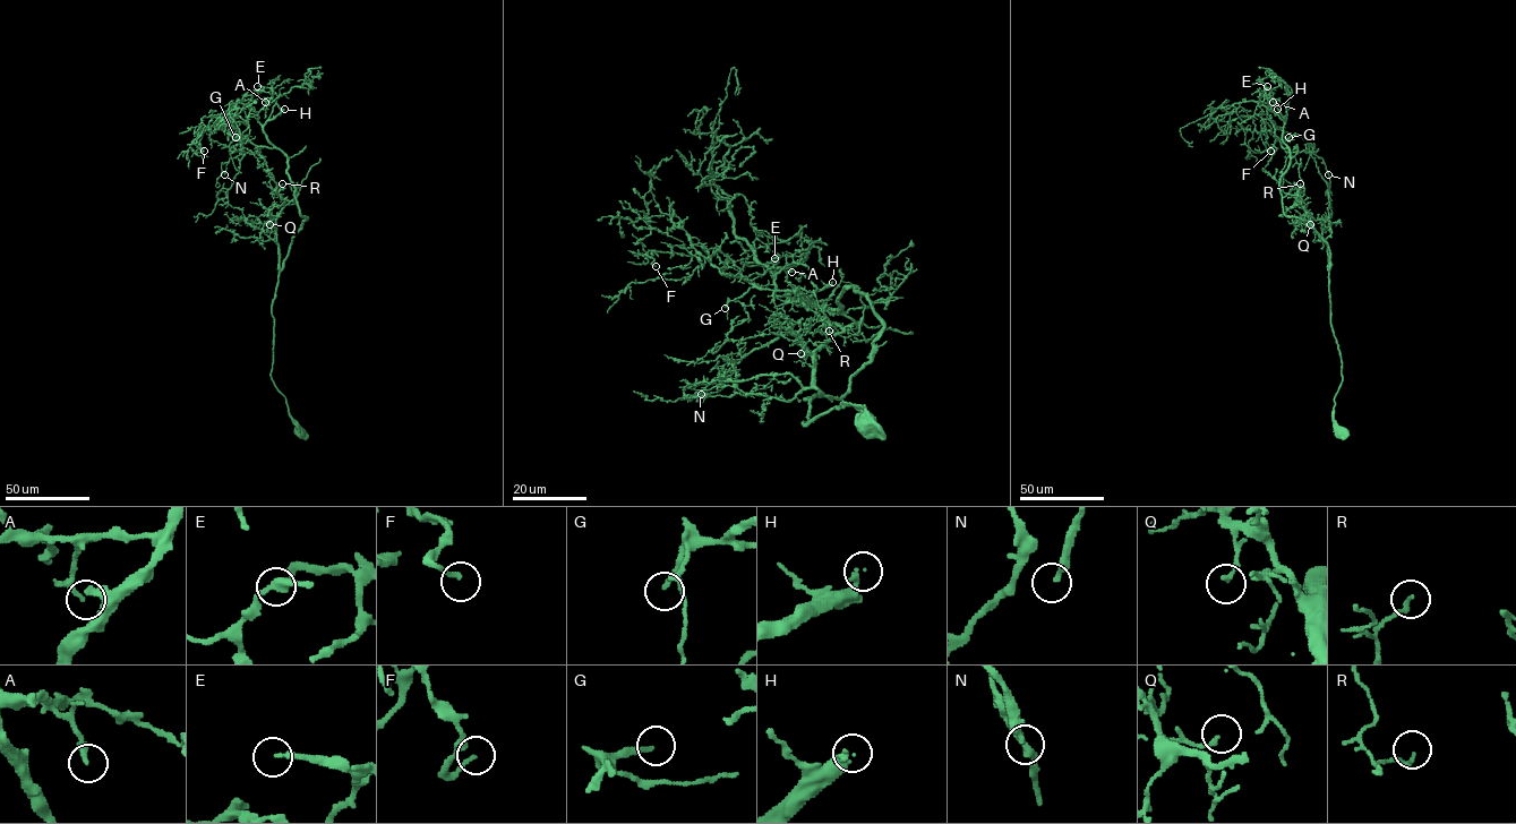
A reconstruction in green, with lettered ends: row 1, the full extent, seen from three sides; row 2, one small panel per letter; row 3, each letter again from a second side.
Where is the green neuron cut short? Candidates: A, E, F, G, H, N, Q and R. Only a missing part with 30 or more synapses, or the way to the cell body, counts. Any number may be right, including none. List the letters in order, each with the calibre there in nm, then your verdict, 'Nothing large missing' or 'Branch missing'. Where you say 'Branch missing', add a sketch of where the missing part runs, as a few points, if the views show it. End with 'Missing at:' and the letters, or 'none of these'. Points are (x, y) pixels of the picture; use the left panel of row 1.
A: Thickness 130 nm. Nothing large missing
E: Thickness 190 nm. Branch missing. Course of what is missing: (257, 86), (242, 93), (245, 104), (255, 114)
F: Thickness 160 nm. Nothing large missing
G: Thickness 180 nm. Branch missing. Course of what is missing: (236, 137), (214, 129), (196, 129), (197, 134)
H: Thickness 110 nm. Branch missing. Course of what is missing: (284, 109), (310, 87), (306, 75), (316, 73), (317, 76)
N: Thickness 220 nm. Branch missing. Course of what is missing: (224, 174), (206, 200)
Q: Thickness 170 nm. Nothing large missing
R: Thickness 140 nm. Nothing large missing
Missing at: E, G, H, N

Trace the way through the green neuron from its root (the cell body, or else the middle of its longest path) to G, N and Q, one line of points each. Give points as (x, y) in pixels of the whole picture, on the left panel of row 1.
G: (300, 432), (271, 375), (272, 300), (291, 238), (307, 217), (299, 212), (288, 157), (274, 147), (236, 137)
N: (300, 432), (271, 375), (277, 245), (229, 204), (228, 190), (243, 153), (230, 159), (224, 174)
Q: (300, 432), (285, 398), (271, 375), (272, 300), (279, 254), (276, 228), (270, 224)

